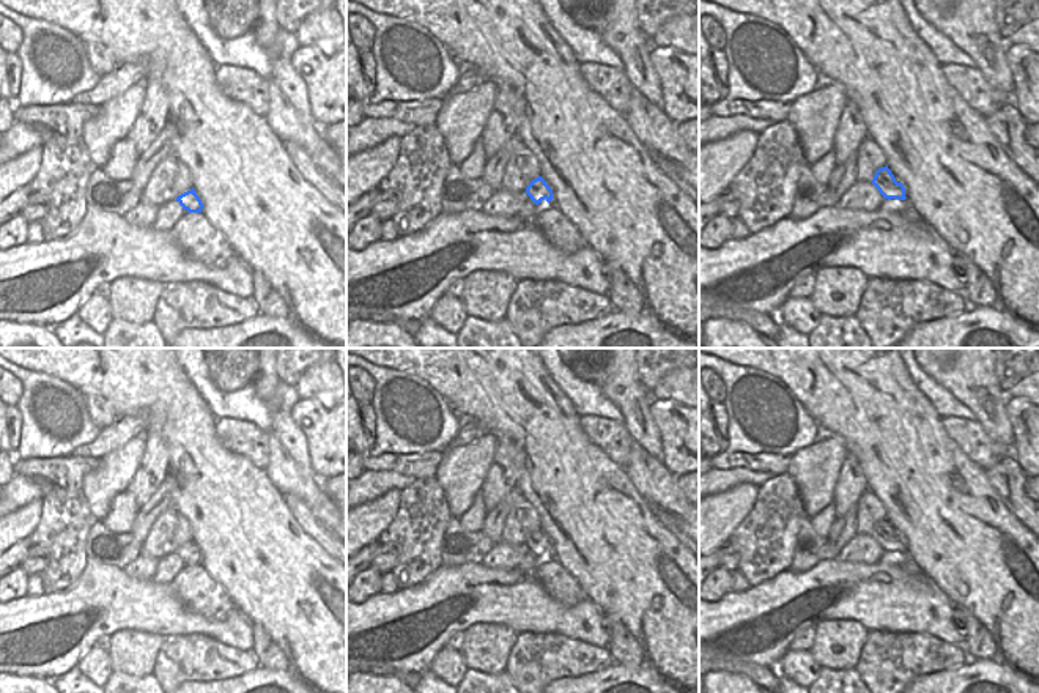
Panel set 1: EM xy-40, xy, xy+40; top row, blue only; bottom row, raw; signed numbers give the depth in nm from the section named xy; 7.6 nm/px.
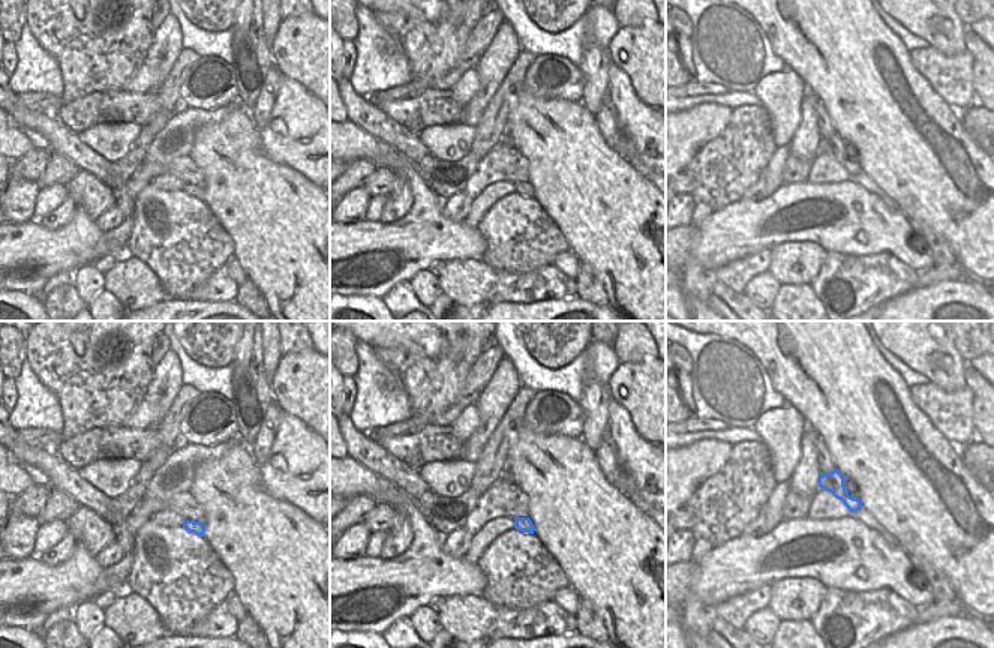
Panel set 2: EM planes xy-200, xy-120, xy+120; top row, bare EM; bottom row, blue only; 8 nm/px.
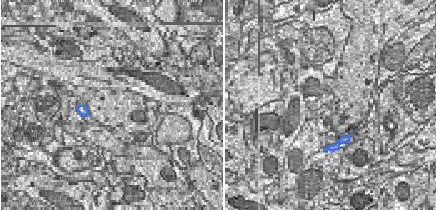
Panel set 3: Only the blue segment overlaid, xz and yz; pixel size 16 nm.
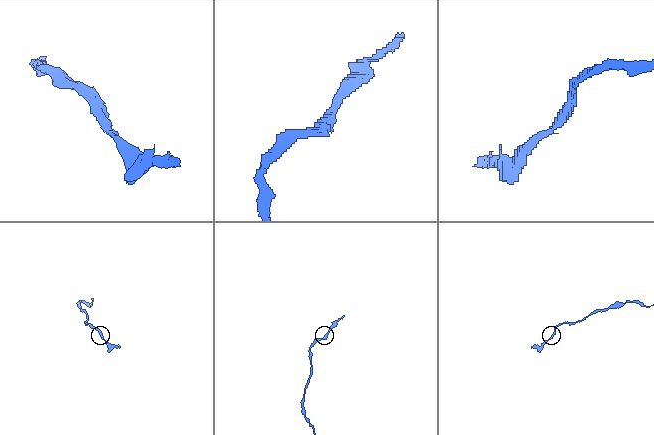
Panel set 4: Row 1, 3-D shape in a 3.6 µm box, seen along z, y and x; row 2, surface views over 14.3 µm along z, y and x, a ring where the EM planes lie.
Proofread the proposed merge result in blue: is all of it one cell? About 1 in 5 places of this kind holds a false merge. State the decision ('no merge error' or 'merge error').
no merge error

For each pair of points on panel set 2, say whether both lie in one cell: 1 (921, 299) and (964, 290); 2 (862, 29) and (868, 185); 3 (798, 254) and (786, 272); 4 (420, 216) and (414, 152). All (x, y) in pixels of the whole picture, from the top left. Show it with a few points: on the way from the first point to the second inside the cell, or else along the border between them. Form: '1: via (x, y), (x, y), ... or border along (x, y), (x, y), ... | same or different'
1: via (931, 299), (954, 299) | same
2: border along (862, 171), (892, 201) | different
3: via (796, 258), (787, 267) | same
4: border along (387, 144), (416, 165) | different

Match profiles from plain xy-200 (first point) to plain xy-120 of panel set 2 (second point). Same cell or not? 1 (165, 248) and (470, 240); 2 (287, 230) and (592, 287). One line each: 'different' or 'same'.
1: different
2: different

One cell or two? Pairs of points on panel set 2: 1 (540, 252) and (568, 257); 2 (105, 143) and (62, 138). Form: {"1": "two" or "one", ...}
{"1": "two", "2": "two"}

